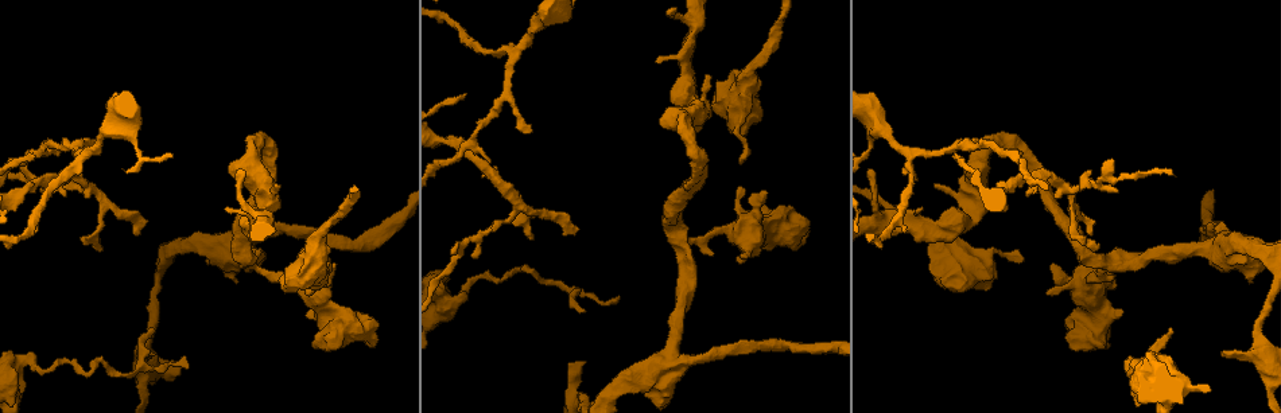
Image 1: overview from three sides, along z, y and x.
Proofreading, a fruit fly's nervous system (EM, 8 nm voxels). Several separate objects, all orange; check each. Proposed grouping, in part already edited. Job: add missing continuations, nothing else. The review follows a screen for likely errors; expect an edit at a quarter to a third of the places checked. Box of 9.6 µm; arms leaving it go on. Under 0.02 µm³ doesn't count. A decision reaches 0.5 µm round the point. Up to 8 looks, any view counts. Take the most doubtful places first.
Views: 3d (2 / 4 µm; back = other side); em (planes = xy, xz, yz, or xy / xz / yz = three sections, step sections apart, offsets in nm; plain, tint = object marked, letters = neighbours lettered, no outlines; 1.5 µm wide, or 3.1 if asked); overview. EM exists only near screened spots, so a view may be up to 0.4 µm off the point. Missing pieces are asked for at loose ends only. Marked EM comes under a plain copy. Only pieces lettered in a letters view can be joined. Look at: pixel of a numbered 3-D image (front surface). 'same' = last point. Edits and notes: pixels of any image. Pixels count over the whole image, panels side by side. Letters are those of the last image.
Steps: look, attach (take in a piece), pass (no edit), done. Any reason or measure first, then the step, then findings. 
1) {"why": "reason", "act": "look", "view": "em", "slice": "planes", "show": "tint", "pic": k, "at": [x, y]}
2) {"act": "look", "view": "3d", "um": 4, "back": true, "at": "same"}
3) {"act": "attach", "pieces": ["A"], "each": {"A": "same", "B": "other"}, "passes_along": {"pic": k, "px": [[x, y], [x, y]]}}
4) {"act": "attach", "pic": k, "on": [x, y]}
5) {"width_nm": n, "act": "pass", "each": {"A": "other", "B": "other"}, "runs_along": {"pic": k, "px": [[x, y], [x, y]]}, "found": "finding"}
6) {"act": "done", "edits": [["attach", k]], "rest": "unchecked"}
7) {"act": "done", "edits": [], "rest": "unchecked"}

{"why": "free end", "act": "look", "view": "em", "slice": "planes", "show": "letters", "pic": 1, "at": [528, 131]}

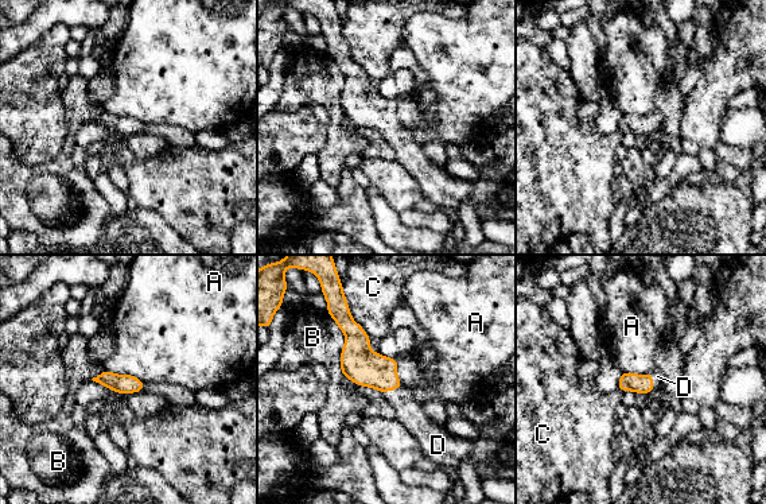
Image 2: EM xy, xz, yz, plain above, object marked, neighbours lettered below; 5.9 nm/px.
{"act": "attach", "pieces": ["D"], "each": {"A": "other", "B": "other", "C": "other", "D": "same"}, "passes_along": {"pic": 2, "px": [[360, 364], [392, 388], [409, 413]]}, "found": "it goes on there"}

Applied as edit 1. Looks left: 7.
{"why": "thin end", "act": "look", "view": "em", "slice": "xy", "step": 8, "show": "letters", "pic": 1, "at": [454, 250]}

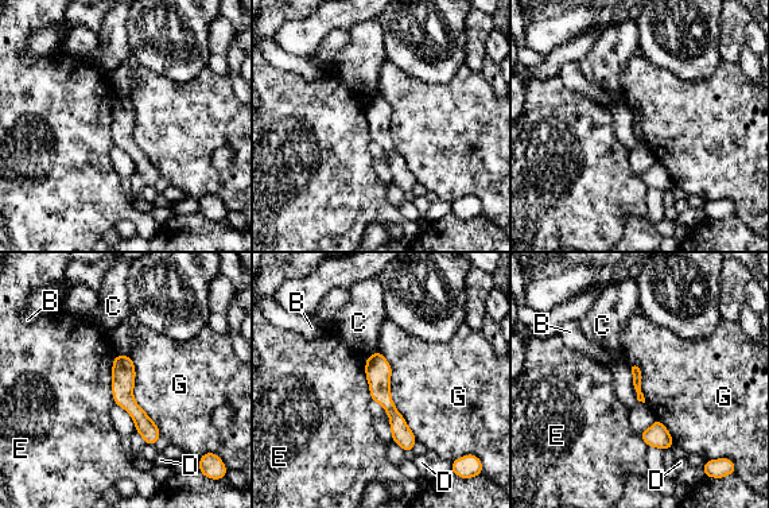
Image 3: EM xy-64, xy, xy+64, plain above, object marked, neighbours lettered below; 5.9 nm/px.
{"act": "pass", "each": {"B": "other", "C": "other", "D": "other", "E": "other", "G": "other"}, "runs_along": {"pic": 3, "px": [[376, 356], [380, 392], [408, 448]]}, "found": "no lettered piece goes on from it"}

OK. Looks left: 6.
{"why": "thin end", "act": "look", "view": "em", "slice": "planes", "show": "letters", "pic": 1, "at": [618, 299]}

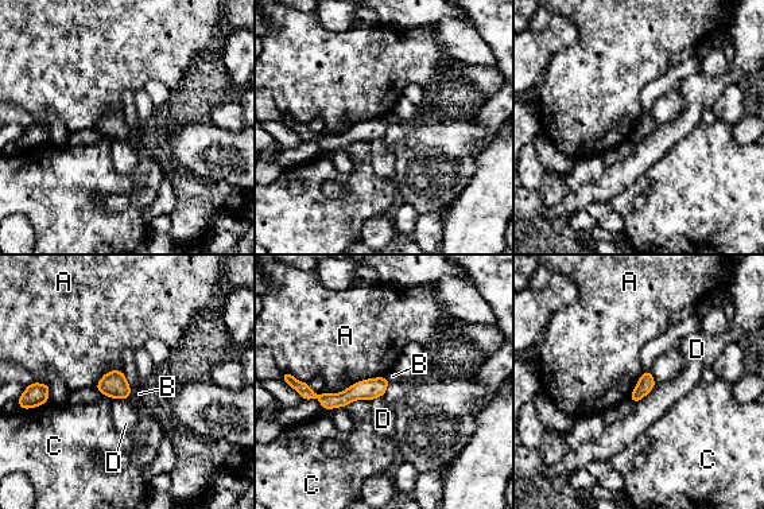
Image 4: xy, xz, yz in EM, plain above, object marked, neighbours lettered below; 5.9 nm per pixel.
{"longest_contact_nm": ["A", 360], "act": "pass", "each": {"A": "other", "B": "other", "C": "other", "D": "other"}, "border": {"pic": 4, "px": [[386, 376], [357, 380], [328, 393]]}, "found": "none of them fits"}

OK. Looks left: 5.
{"act": "done", "edits": [["attach", 2]], "rest": "unchecked"}

